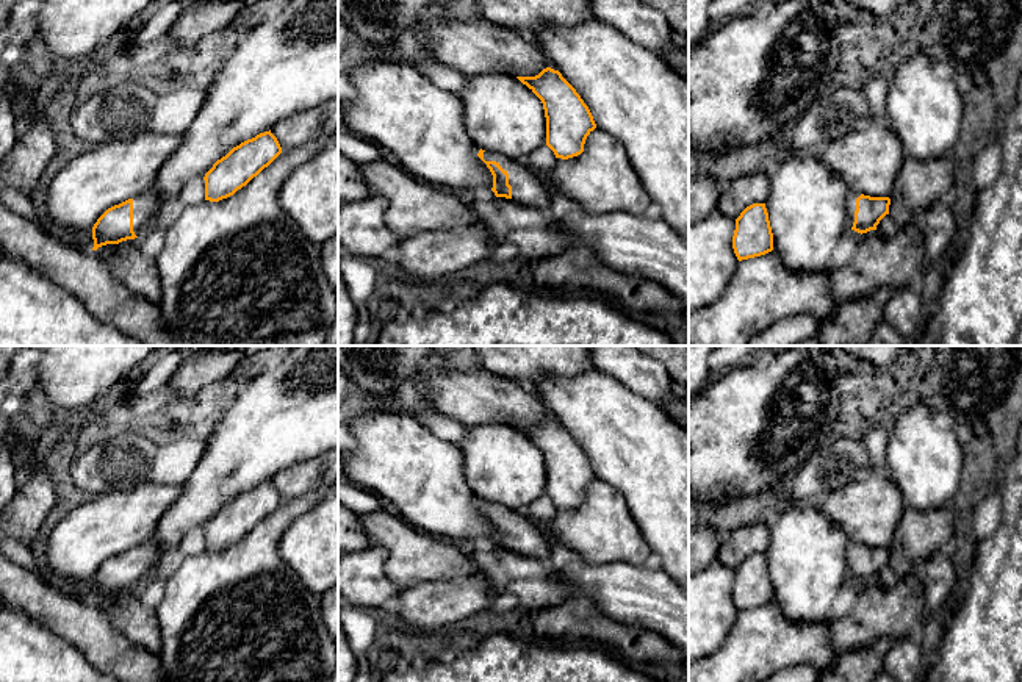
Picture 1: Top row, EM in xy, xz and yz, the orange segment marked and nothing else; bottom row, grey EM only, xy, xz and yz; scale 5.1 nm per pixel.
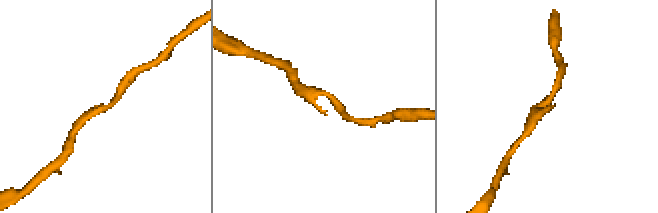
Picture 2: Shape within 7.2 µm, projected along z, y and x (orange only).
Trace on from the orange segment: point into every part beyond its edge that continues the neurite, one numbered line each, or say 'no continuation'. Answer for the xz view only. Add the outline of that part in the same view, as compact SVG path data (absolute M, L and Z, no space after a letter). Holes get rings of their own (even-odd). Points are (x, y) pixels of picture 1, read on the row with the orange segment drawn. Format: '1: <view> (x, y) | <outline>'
1: xz (528, 188) | M488 150L484 152L484 160L496 161L509 174L509 185L512 186L510 200L549 213L549 205L556 192L537 170Z

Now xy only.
1: xy (144, 207) | M146 192L133 199L133 232L141 236L155 221L157 199Z

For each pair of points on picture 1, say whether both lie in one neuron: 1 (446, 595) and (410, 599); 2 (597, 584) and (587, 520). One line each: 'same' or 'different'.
1: same
2: different

